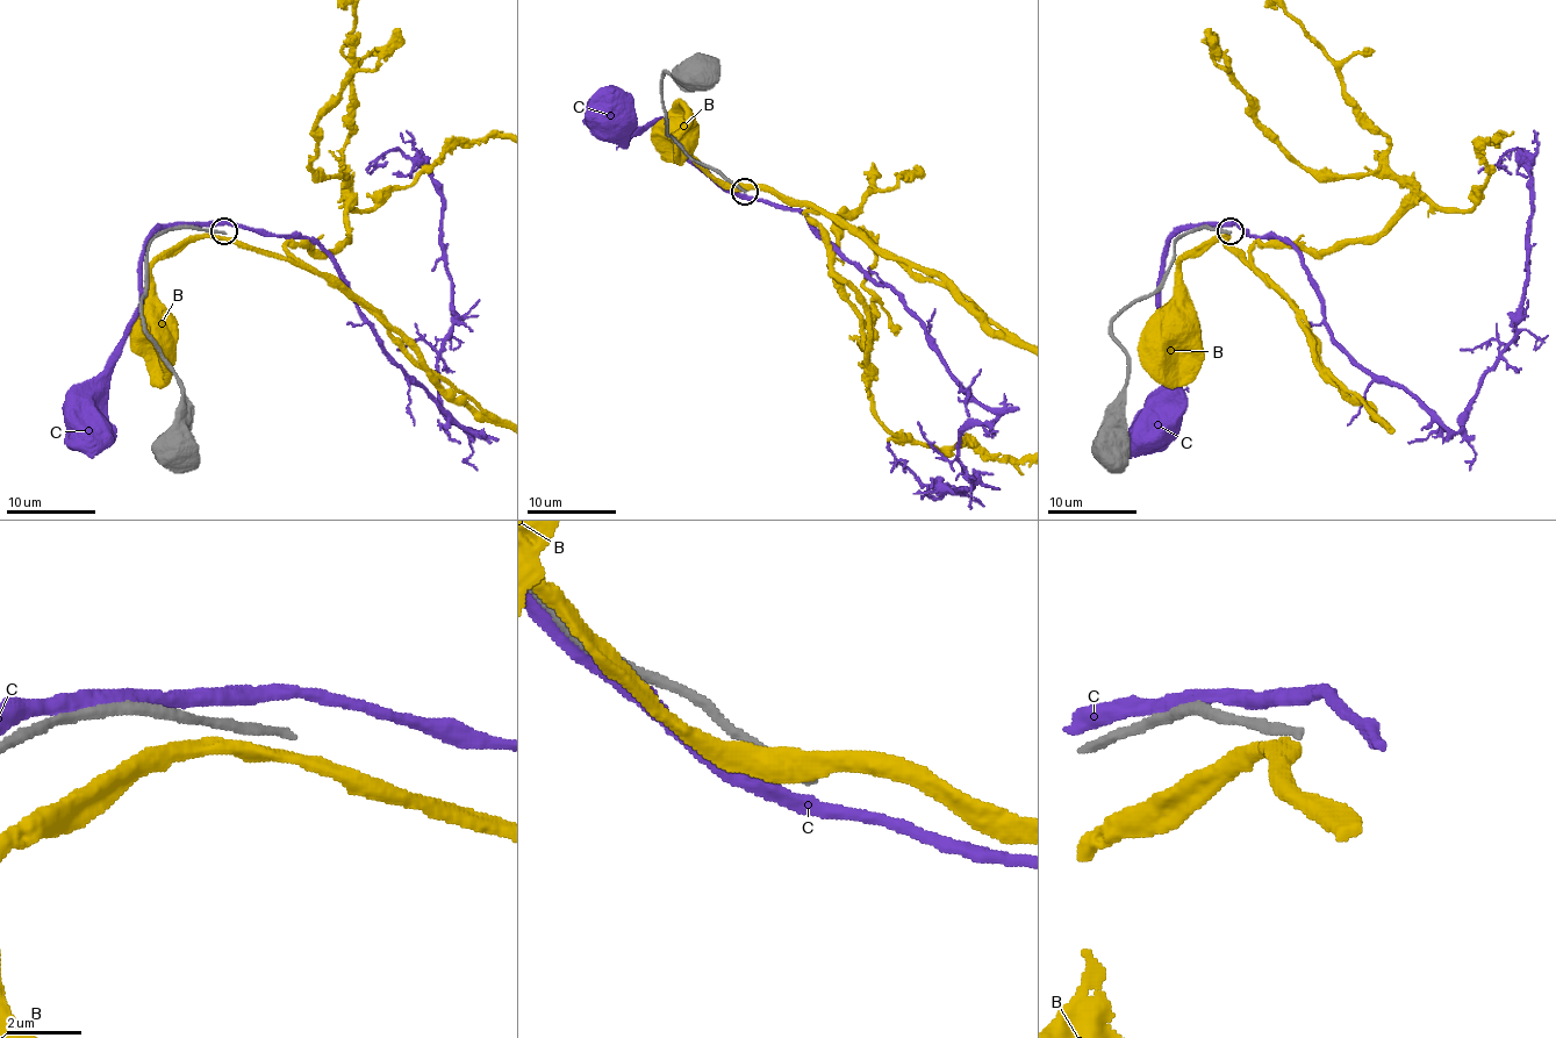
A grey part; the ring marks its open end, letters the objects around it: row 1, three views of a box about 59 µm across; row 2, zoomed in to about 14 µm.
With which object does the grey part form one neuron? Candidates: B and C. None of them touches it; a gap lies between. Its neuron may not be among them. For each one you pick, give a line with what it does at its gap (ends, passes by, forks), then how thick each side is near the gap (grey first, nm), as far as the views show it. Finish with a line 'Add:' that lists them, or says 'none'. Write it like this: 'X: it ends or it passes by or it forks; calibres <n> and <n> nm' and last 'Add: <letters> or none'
Add: none

